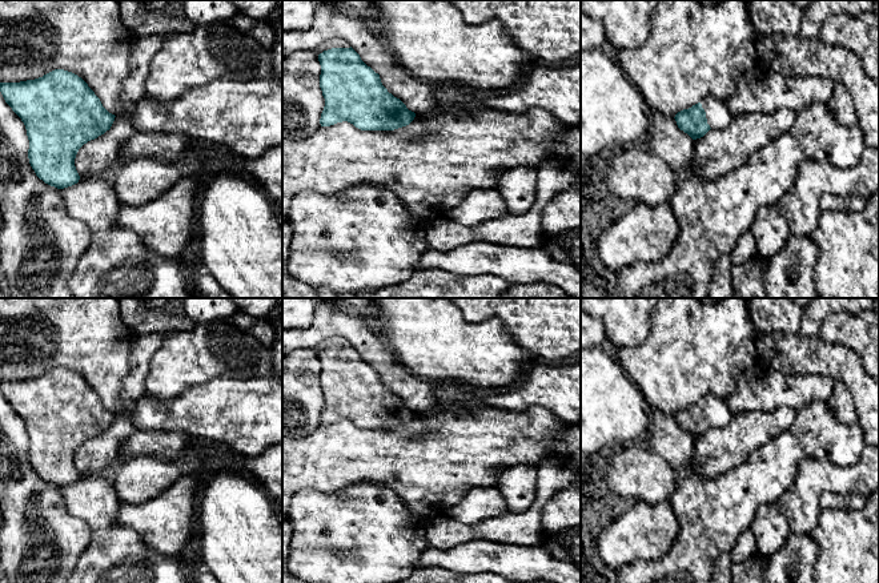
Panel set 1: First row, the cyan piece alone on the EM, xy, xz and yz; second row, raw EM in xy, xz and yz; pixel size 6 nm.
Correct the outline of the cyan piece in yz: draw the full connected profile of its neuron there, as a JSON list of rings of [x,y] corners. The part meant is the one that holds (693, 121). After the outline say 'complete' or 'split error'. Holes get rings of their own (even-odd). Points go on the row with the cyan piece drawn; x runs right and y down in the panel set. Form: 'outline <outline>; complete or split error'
outline [[[709,95],[701,102],[675,114],[677,125],[693,140],[703,137],[711,128],[726,128],[734,116],[725,101]]]; split error

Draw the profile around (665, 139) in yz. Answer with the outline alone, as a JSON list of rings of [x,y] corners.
[[[650,110],[649,134],[643,142],[649,150],[659,156],[681,178],[691,170],[694,140],[681,130],[674,117]]]

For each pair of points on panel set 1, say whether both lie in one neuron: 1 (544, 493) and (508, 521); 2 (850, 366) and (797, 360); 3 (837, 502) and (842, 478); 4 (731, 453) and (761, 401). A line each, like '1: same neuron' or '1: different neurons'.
1: same neuron
2: same neuron
3: different neurons
4: different neurons

